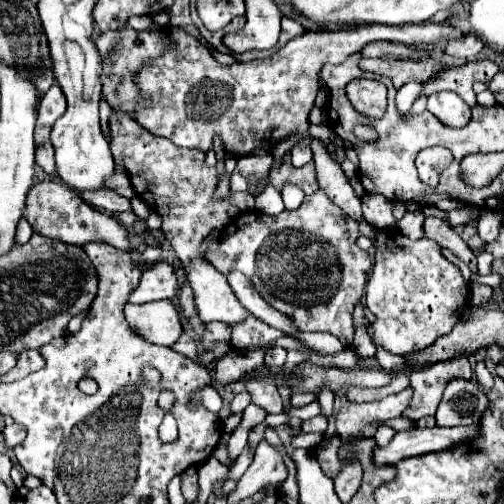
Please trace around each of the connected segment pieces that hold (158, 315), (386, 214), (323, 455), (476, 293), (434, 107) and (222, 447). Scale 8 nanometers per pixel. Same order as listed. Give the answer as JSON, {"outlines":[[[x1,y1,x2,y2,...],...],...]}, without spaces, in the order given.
{"outlines":[[[155,300,141,306,127,304,125,318,131,322,131,328,157,345,171,347,183,334,177,308,171,300]],[[367,194,363,202,363,218,379,228,379,230,395,230,395,218,393,218,393,204,379,196,379,194]],[[331,438,331,440,325,442,323,446,315,448,315,454,317,454,315,458,319,460,323,472,329,474,331,478,335,478,335,476,339,474,339,466,341,466,341,462,339,462,339,458,337,458,339,446,341,446,341,440,339,440,339,438]],[[471,282,471,290,473,290,473,294,471,294,473,306,483,306,491,298,491,294,493,294,493,288,489,288,489,286,477,286,475,282]],[[443,90,427,98,427,110,449,128,463,128,471,118,471,108,455,92]],[[223,434,221,444,217,446,217,450,215,450,215,454,213,454,213,456,215,456,219,462,223,462,227,468,231,468,231,466,233,466,233,460,229,460,229,458,227,458,227,440,229,440,229,436,231,436,231,434]]]}

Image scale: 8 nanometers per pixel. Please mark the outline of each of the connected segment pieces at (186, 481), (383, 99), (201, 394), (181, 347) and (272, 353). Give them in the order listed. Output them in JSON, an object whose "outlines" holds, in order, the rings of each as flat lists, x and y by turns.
{"outlines":[[[197,466,189,468,187,472,183,472,183,474,181,474,181,478,183,478,183,486,181,486,181,490,183,490,185,500,187,500,187,502,195,502,195,500,197,500,197,496,199,496,199,484,197,484]],[[353,80,347,86,347,98,353,108,373,120,381,120,387,106,387,88,377,80]],[[207,386,207,388,199,390,199,392,195,394,195,398,191,398,191,404,193,404,193,406,203,404,207,410,219,412,219,410,221,410,221,396,219,396,211,386]],[[187,334,181,336,181,340,173,346,173,350,175,350,175,352,181,352,183,356,187,356,187,358,191,358,191,360,197,360,197,346,195,346,195,342,193,342]],[[269,348,265,352,265,364,275,368,275,366,283,366,285,364,285,358,287,358,287,350,285,348]]]}

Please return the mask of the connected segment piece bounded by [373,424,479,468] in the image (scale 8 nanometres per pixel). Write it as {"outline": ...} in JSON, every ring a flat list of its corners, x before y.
{"outline":[[479,424,453,426,453,428,435,426,435,428,397,432,387,446,375,446,373,464,377,468,395,466,399,460,409,458,409,456,447,450,447,446,467,440,467,438,471,438,471,434,479,434]]}

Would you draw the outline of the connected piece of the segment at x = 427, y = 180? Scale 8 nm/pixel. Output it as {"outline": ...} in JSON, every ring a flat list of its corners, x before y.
{"outline":[[427,148,419,152,415,159,419,180,427,186,437,186,439,172,435,168,447,168,451,164,451,152,447,148]]}

